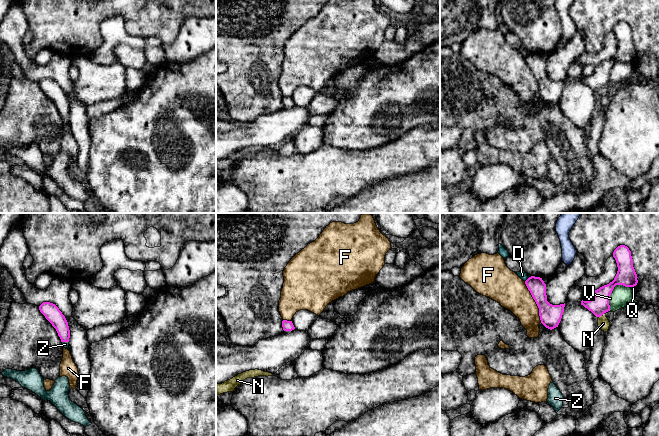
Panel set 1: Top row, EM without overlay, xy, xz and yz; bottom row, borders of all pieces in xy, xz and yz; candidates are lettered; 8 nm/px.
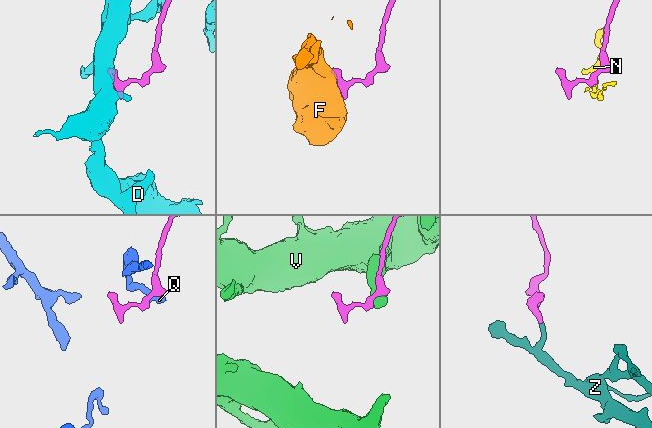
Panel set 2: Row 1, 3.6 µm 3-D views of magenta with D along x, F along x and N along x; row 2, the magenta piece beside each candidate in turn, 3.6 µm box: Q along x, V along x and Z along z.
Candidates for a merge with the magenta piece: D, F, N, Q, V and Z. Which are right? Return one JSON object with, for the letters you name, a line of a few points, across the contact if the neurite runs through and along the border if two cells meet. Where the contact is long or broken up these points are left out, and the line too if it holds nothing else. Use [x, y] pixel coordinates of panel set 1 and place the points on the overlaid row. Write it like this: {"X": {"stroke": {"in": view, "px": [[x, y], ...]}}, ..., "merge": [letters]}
{"Z": {"stroke": {"in": "xy", "px": [[52, 313], [61, 325], [65, 341], [65, 344]]}}, "merge": ["Z"]}

